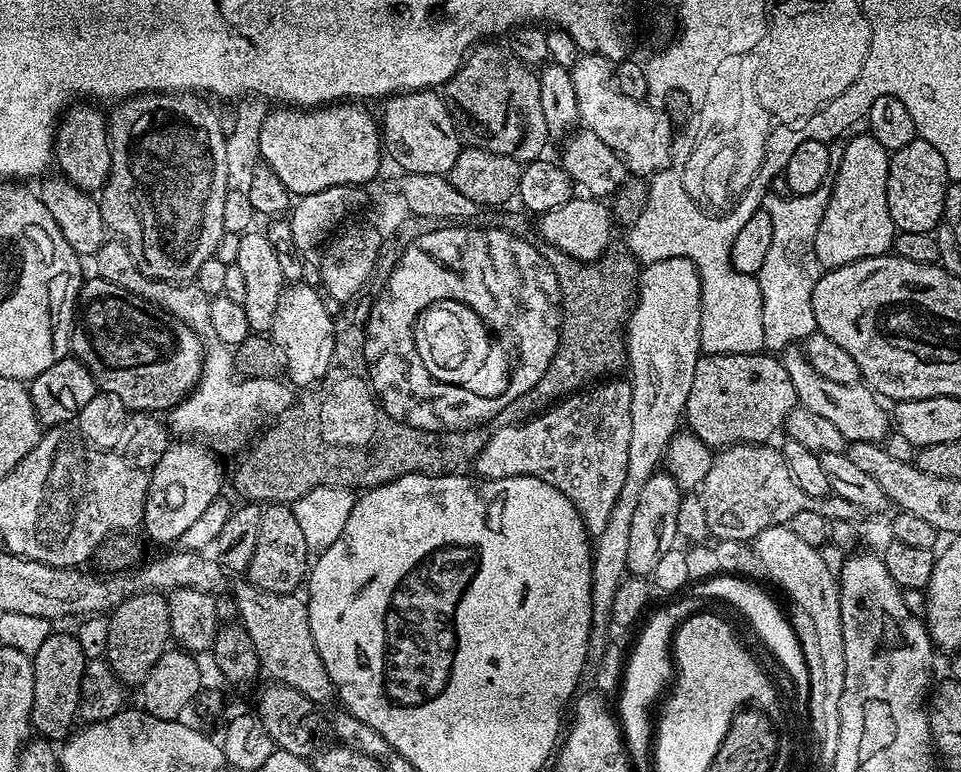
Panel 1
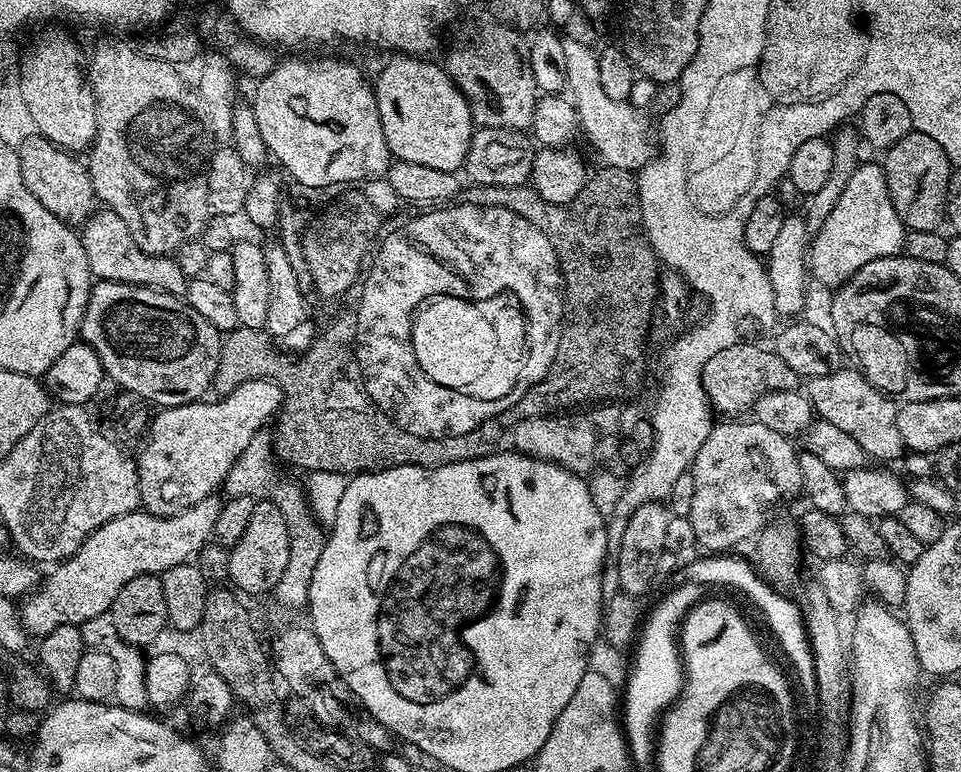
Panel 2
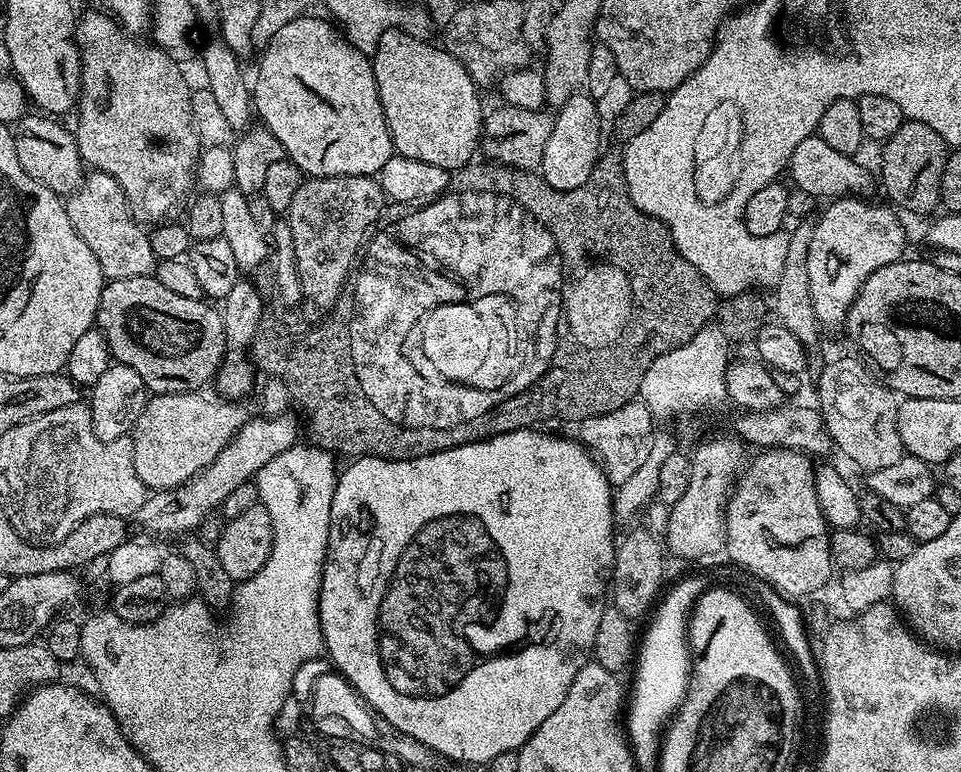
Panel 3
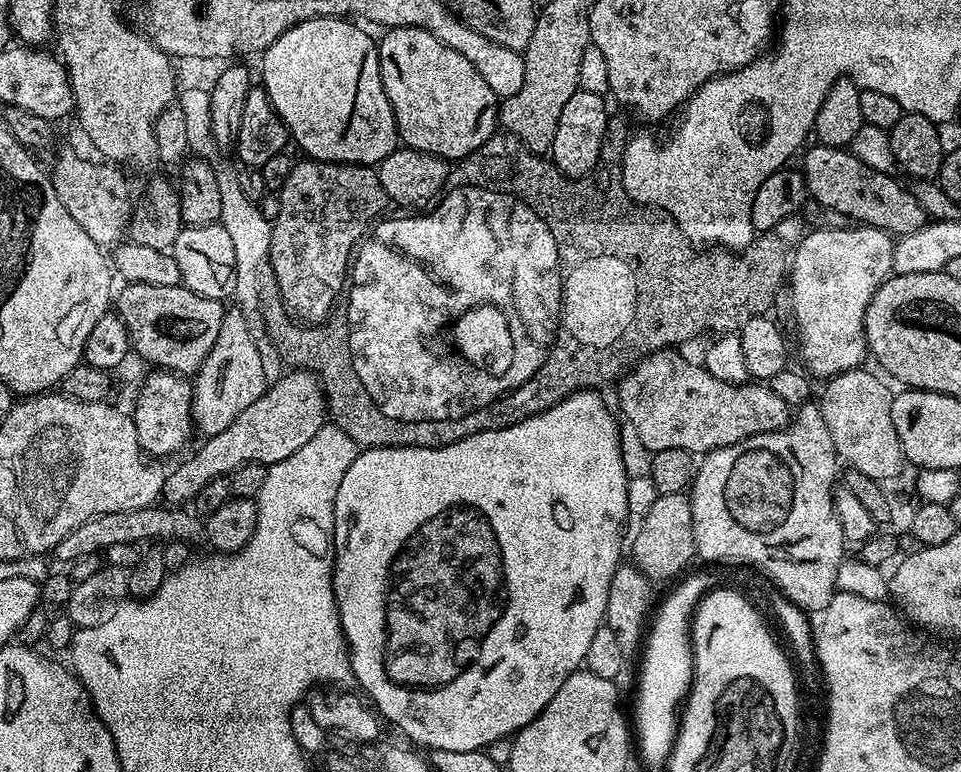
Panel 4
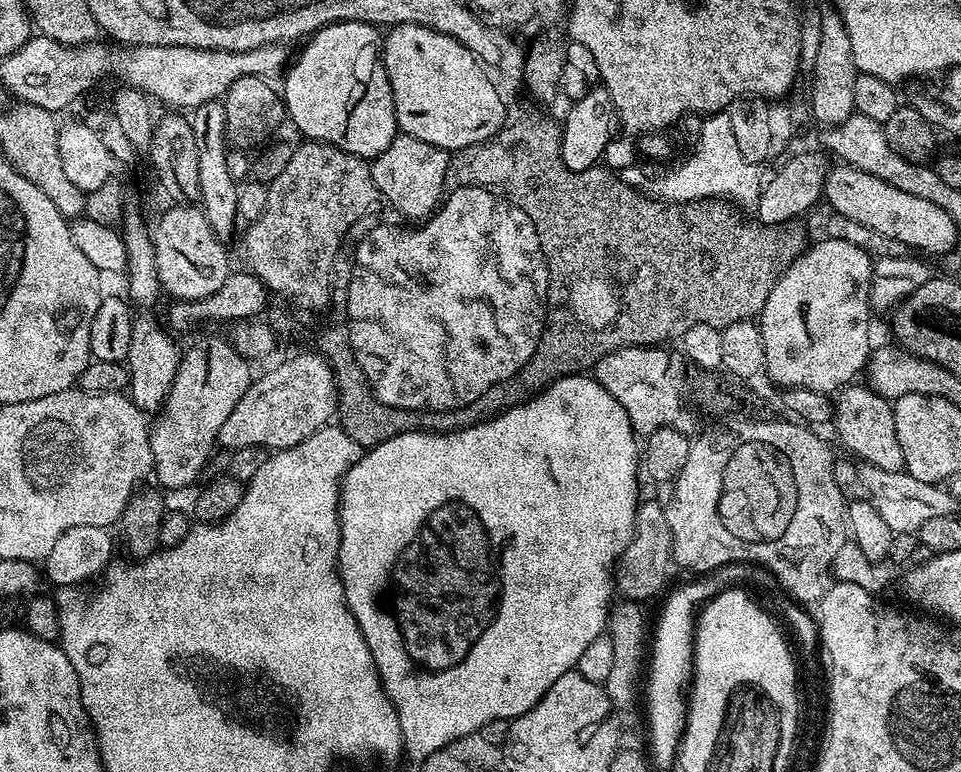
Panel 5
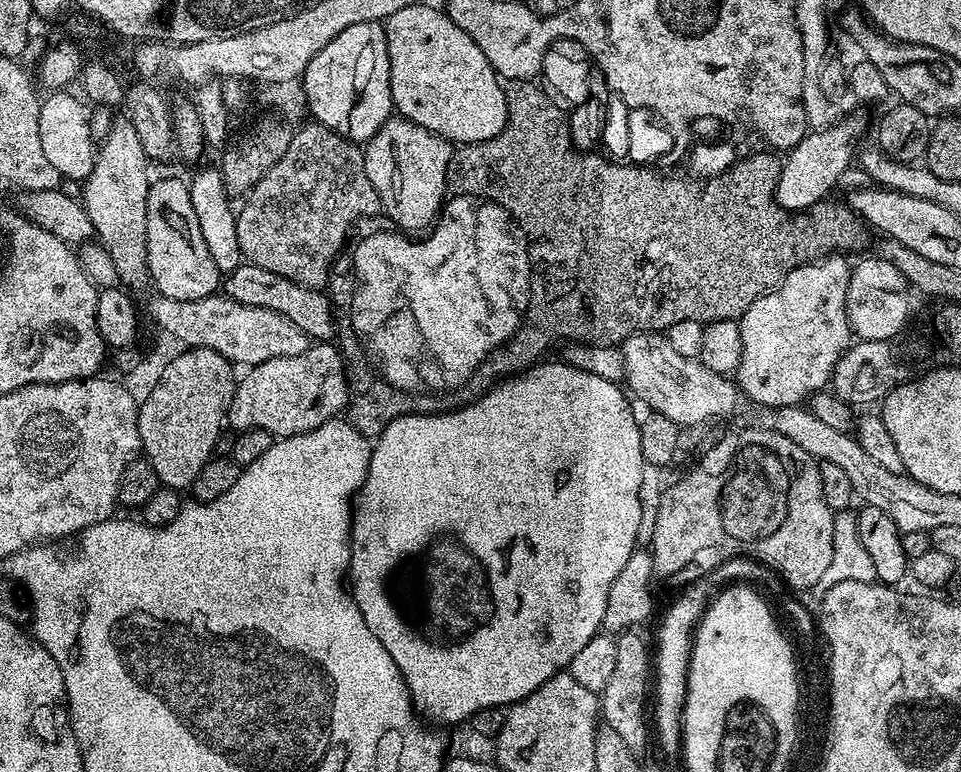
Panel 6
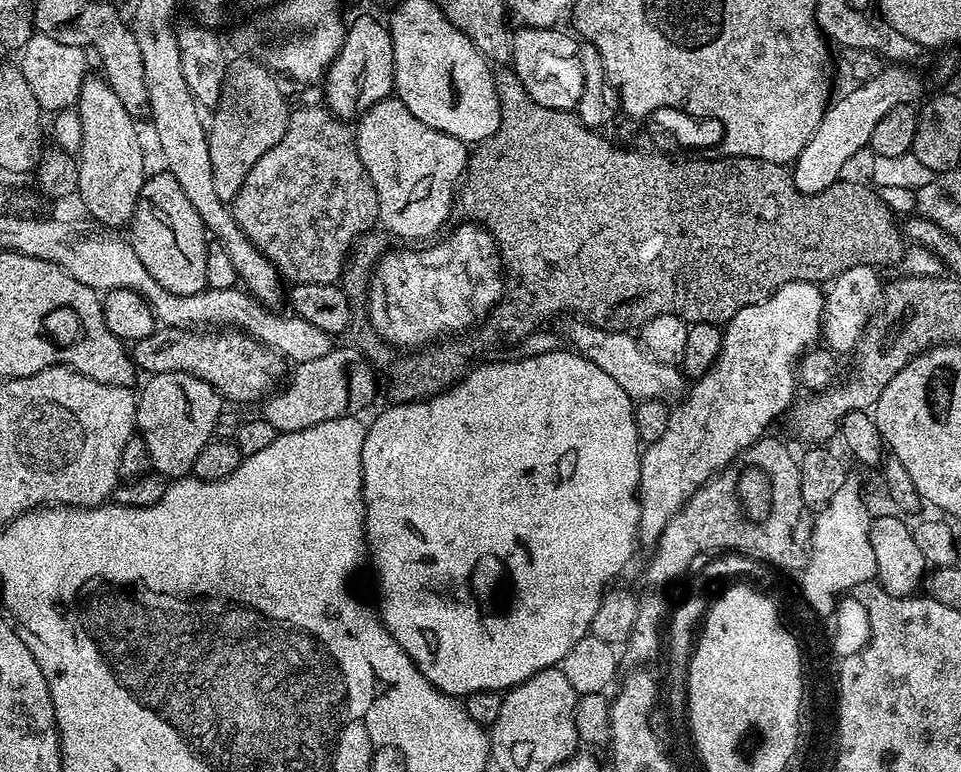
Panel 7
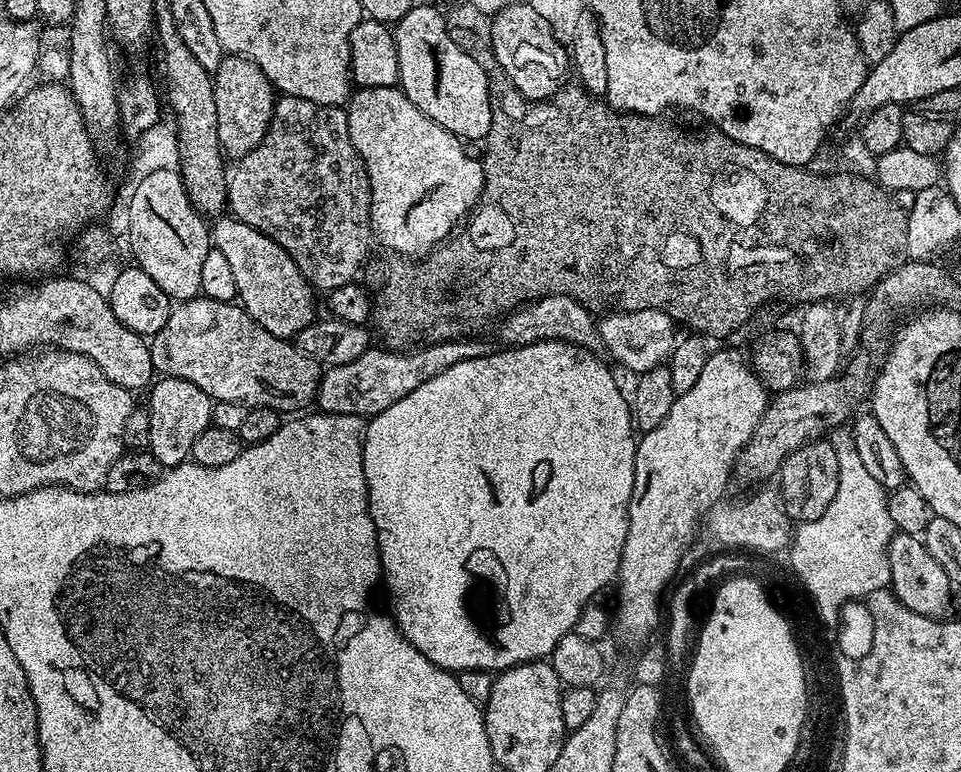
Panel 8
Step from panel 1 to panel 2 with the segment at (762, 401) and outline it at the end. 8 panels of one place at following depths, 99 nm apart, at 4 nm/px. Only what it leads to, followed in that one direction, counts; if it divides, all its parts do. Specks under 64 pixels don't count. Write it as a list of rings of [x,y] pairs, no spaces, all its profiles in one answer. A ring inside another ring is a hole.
[[[741,340],[714,354],[703,366],[700,376],[710,405],[717,413],[722,412],[725,416],[745,413],[742,411],[747,407],[749,409],[755,403],[755,397],[763,393],[797,391],[802,382],[797,372],[778,357],[775,349],[750,344],[747,340]]]

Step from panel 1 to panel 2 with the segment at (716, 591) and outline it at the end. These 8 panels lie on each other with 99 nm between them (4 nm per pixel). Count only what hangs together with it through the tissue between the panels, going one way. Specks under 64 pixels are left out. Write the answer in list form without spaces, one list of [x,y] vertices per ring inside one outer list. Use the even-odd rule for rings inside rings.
[[[702,554],[704,556],[696,558],[684,565],[678,566],[669,575],[666,582],[669,589],[681,588],[681,586],[690,584],[699,588],[706,586],[724,586],[738,590],[744,594],[755,606],[761,608],[766,614],[768,626],[773,634],[778,638],[779,649],[786,655],[788,663],[797,668],[799,680],[804,683],[804,687],[810,691],[818,689],[817,676],[815,675],[814,654],[810,647],[810,636],[805,626],[805,617],[801,607],[798,607],[790,600],[782,597],[777,589],[772,588],[770,584],[760,575],[756,566],[748,561],[738,558],[736,554]]]

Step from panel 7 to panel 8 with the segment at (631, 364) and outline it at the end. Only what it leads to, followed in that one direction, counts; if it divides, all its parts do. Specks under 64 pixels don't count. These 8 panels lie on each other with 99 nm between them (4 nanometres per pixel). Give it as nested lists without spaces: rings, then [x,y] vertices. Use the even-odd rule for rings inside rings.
[[[553,294],[530,299],[519,306],[518,310],[505,315],[498,328],[500,344],[519,346],[537,344],[547,340],[560,340],[563,344],[576,344],[587,352],[599,353],[604,348],[597,321],[592,321],[593,313],[575,300],[573,296]]]

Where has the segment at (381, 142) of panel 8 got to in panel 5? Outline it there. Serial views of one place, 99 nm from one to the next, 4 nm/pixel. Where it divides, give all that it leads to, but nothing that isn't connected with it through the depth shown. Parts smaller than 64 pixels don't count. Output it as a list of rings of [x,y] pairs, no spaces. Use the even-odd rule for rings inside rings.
[[[397,134],[390,146],[382,150],[371,161],[372,177],[378,186],[381,197],[389,200],[391,207],[405,218],[420,216],[427,218],[436,211],[445,195],[445,180],[449,153],[438,146],[430,146],[430,142],[422,142],[413,136]]]

